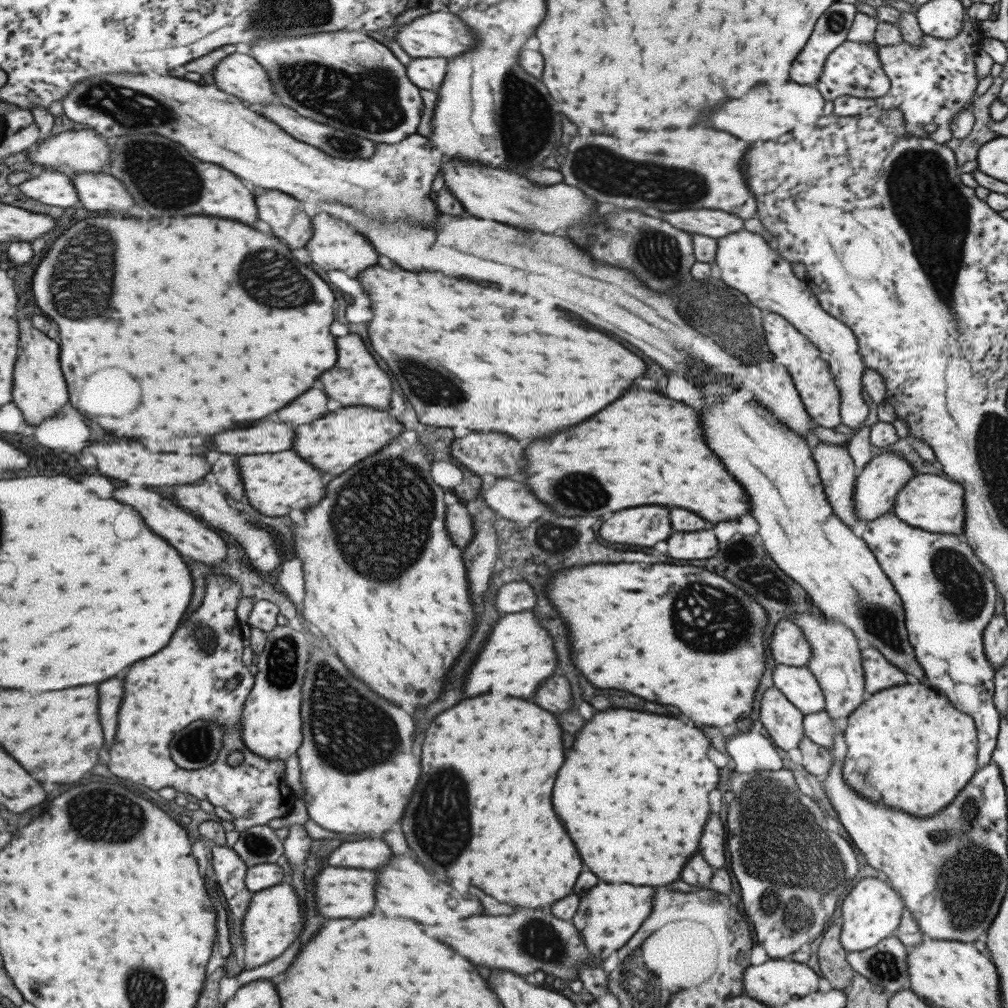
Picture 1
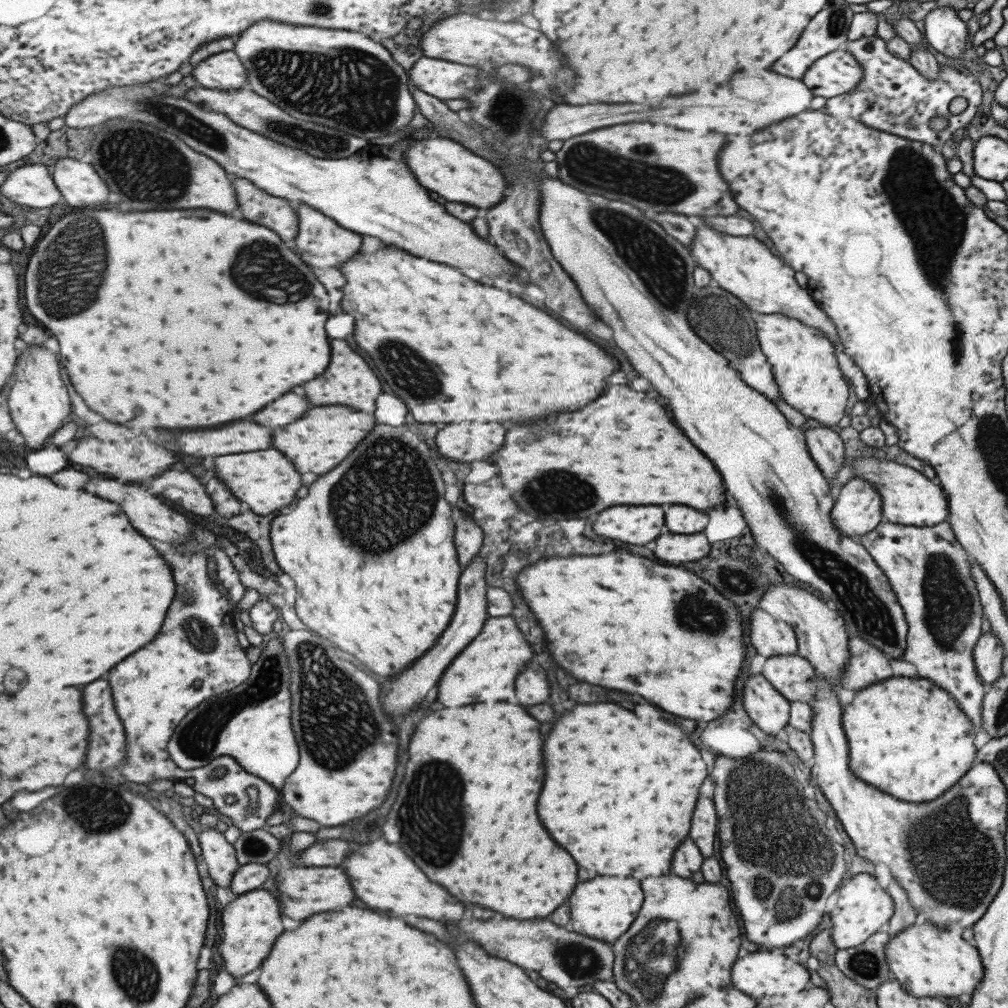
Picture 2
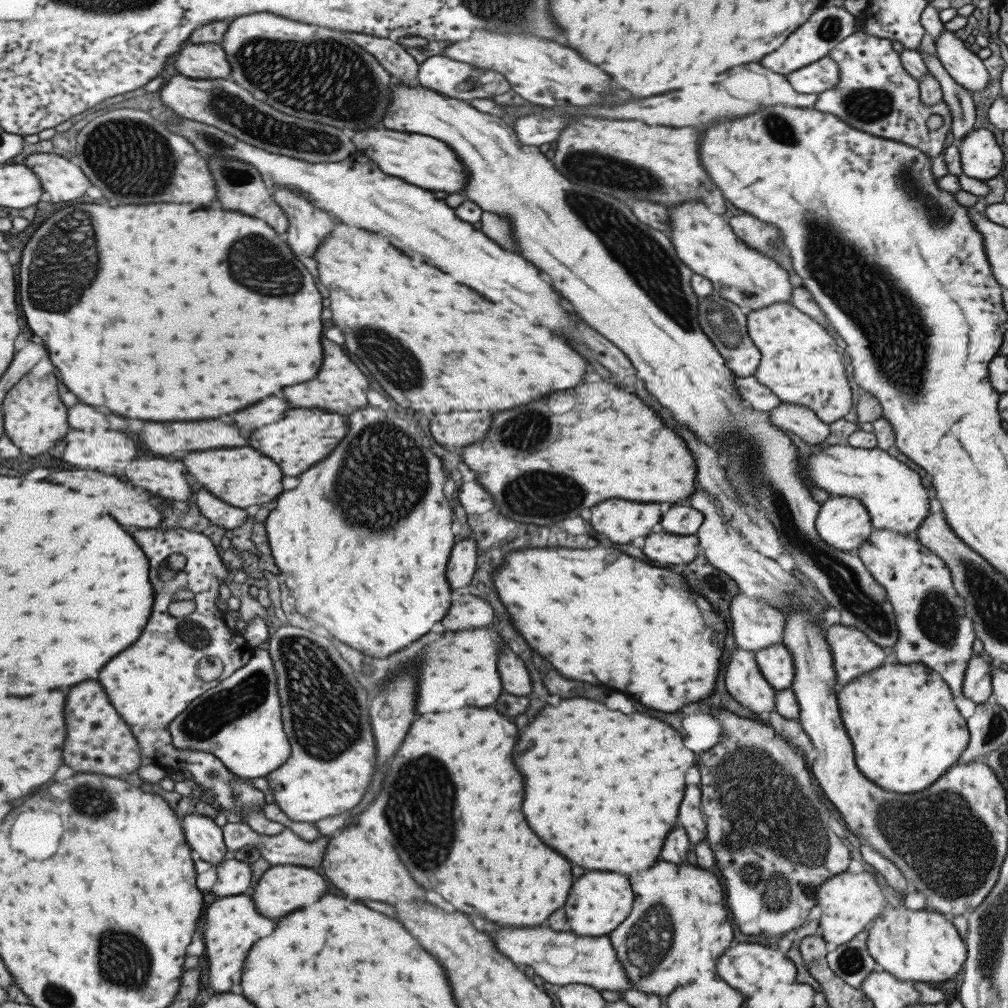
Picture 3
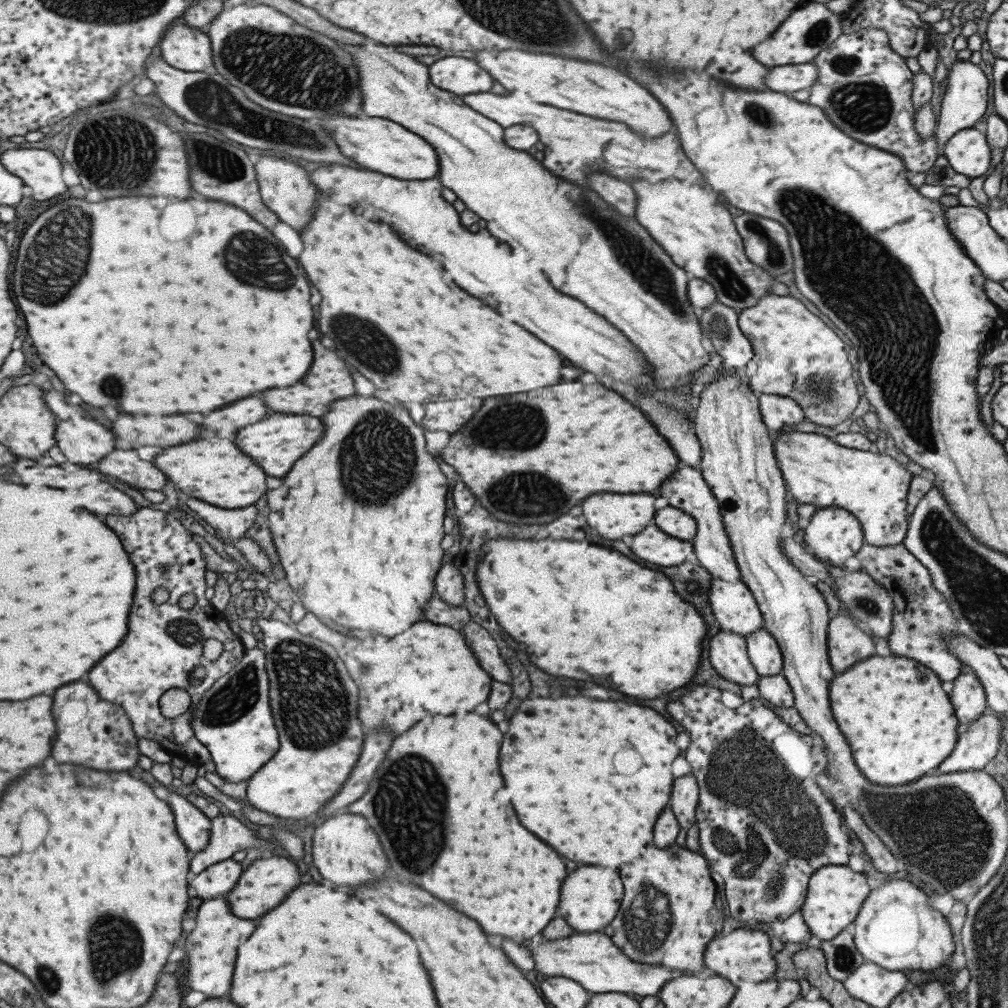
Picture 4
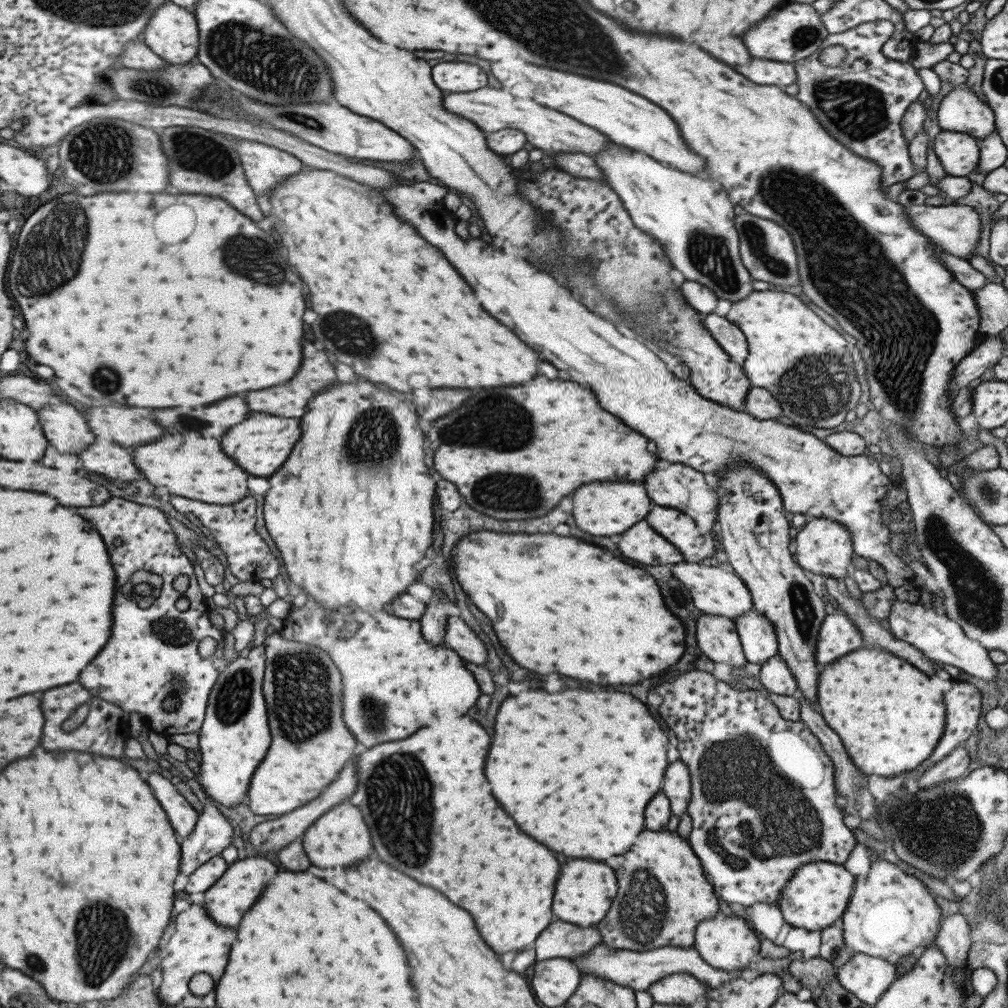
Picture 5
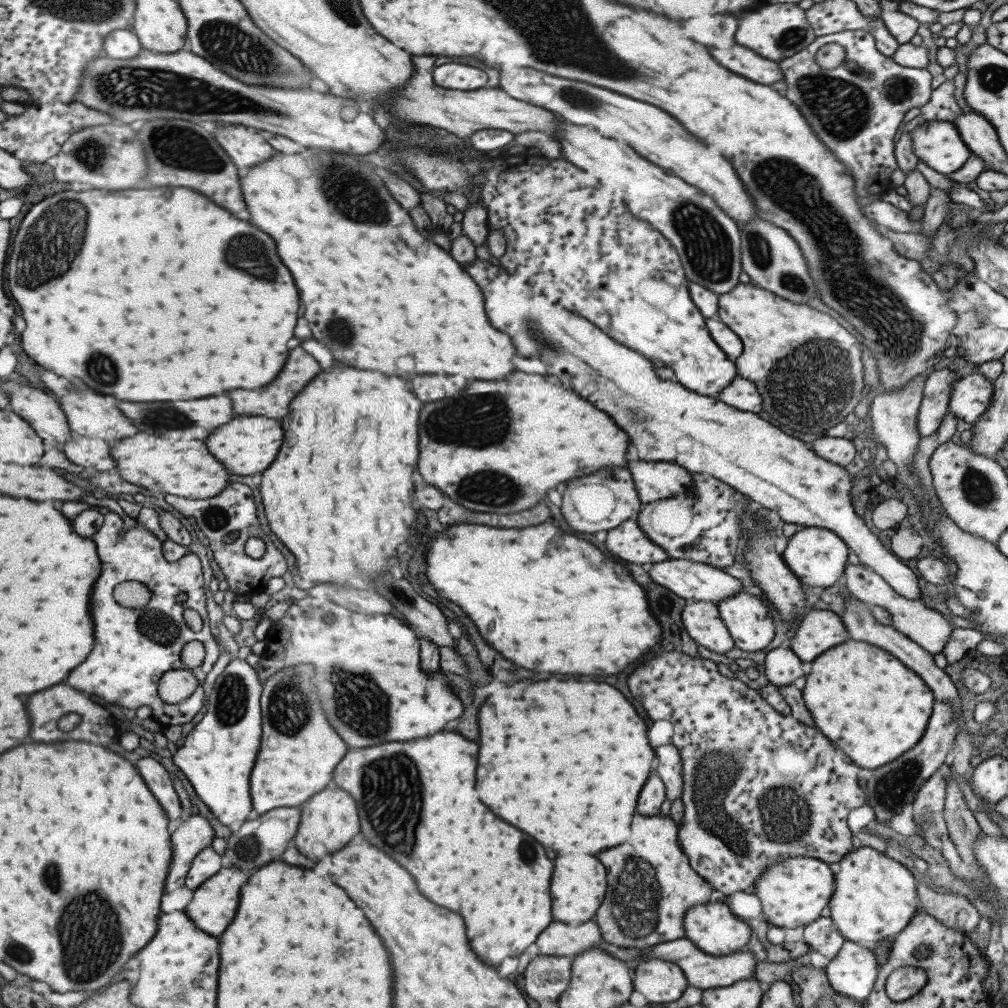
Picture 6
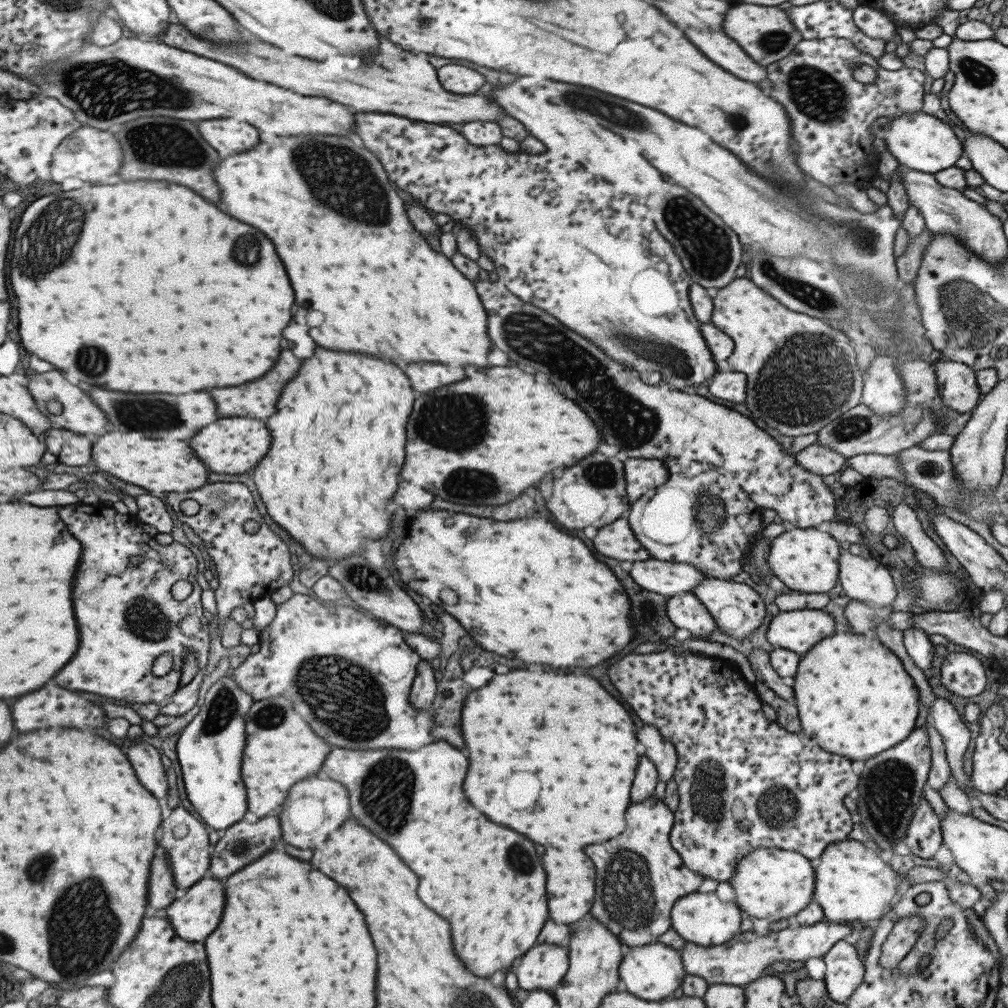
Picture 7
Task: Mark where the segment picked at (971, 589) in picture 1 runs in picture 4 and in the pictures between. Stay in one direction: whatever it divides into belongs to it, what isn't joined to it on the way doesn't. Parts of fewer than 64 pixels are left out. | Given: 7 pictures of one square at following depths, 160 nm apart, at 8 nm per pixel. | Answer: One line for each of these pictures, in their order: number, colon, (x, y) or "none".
2: (926, 568)
3: (933, 630)
4: (922, 622)

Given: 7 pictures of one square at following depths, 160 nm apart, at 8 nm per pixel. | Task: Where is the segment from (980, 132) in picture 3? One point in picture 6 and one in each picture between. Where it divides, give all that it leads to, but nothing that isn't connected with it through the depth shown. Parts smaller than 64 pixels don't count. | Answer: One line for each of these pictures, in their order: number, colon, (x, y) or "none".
4: (967, 152)
5: (957, 153)
6: (936, 143)

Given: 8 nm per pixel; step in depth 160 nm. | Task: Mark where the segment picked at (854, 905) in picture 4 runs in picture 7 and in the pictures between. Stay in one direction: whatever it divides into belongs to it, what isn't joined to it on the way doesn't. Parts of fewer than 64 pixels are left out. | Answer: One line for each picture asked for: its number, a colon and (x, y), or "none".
5: (816, 894)
6: (794, 891)
7: (770, 883)

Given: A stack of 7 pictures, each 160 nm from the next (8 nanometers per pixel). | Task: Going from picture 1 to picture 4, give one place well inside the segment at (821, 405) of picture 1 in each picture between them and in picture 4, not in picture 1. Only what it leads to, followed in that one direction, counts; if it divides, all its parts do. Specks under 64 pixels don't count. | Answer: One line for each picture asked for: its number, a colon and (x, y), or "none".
2: (803, 366)
3: (800, 363)
4: (795, 355)

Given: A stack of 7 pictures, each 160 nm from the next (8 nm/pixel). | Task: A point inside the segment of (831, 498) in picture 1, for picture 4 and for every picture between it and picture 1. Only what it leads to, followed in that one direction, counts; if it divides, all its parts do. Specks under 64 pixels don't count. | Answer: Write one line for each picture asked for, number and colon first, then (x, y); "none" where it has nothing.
2: (825, 447)
3: (799, 421)
4: (777, 412)

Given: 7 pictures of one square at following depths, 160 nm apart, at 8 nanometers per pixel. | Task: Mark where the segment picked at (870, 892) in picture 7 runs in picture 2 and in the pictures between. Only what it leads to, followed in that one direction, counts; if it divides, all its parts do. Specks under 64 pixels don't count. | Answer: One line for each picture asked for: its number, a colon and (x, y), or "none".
2: (927, 961)
3: (921, 946)
4: (896, 928)
5: (889, 914)
6: (873, 897)

